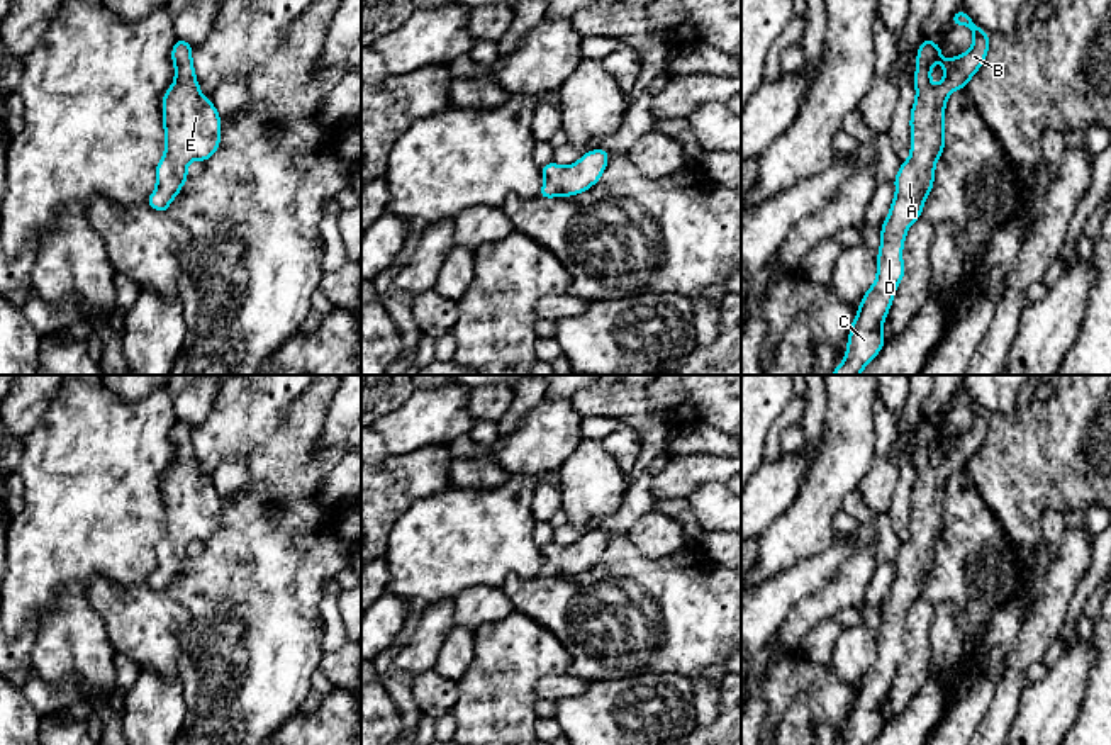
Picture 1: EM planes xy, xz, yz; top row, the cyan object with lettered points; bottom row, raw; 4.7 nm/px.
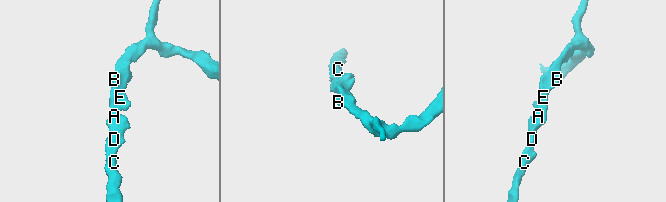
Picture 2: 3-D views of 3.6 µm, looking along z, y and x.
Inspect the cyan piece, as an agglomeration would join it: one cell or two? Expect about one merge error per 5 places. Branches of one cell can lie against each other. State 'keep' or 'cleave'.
keep

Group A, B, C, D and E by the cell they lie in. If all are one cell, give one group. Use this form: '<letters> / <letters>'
A B C D E

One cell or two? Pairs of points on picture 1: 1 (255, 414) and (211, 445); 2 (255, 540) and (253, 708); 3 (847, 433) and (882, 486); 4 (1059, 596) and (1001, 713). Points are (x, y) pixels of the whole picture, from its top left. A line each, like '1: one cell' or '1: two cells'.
1: one cell
2: one cell
3: two cells
4: one cell

